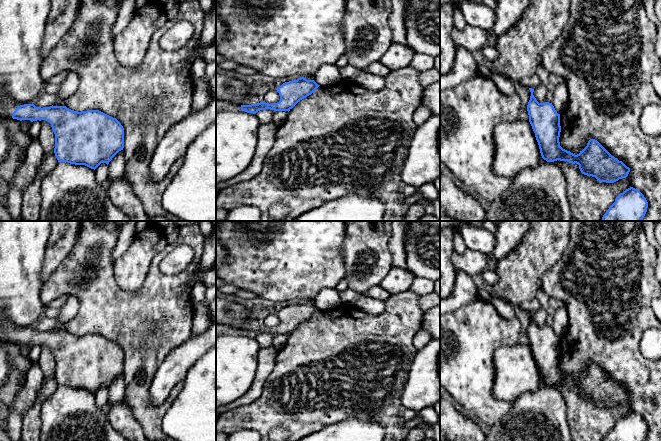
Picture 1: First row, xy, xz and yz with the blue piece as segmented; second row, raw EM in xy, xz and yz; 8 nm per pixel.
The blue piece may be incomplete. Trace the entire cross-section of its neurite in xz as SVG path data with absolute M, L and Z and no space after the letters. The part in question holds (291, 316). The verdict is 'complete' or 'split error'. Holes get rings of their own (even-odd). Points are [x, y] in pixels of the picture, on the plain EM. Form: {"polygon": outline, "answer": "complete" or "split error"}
{"polygon": "M300 301L297 304L292 304L283 307L277 311L280 325L277 327L269 328L262 325L258 328L251 329L238 329L231 326L216 324L216 336L221 335L245 335L247 337L256 338L260 334L274 334L274 335L290 335L300 324L314 317L319 311L314 304L307 304Z", "answer": "split error"}

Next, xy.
{"polygon": "M9 324L0 328L0 338L17 344L41 345L51 348L55 358L54 377L58 386L85 389L96 393L101 387L107 389L124 372L124 352L121 347L99 334L74 335L66 330L36 331L32 328L15 330Z", "answer": "split error"}

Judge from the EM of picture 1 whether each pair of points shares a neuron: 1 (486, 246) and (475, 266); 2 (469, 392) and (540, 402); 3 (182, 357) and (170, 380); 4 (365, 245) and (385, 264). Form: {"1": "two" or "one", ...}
{"1": "two", "2": "two", "3": "one", "4": "one"}

